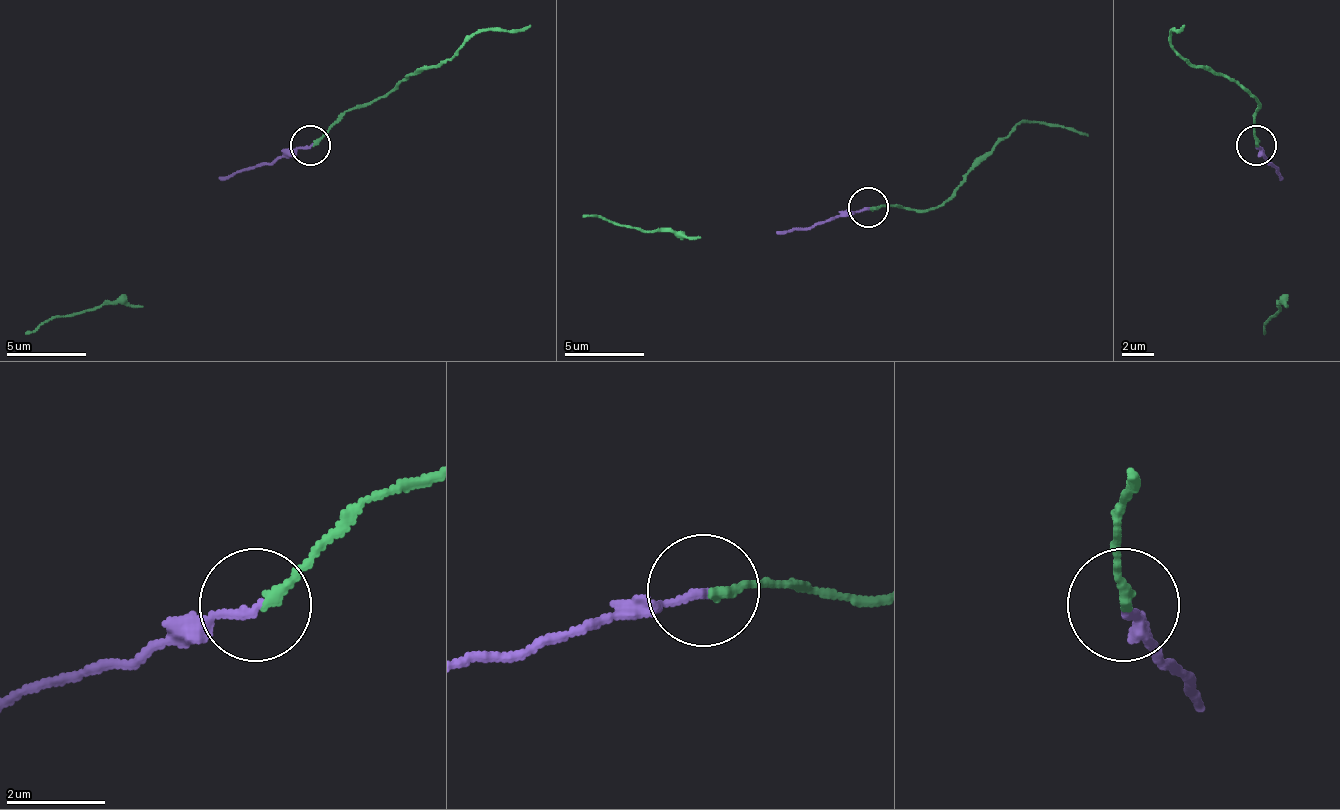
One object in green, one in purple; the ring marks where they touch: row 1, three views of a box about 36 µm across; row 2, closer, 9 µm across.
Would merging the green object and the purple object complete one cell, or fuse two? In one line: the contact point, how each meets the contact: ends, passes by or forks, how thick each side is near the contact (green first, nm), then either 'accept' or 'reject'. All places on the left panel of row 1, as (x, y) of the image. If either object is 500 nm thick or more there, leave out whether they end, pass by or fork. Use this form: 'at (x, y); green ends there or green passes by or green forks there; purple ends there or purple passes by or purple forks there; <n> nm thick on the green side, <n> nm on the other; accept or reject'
at (310, 145); green ends there; purple ends there; 200 nm thick on the green side, 170 nm on the other; reject

